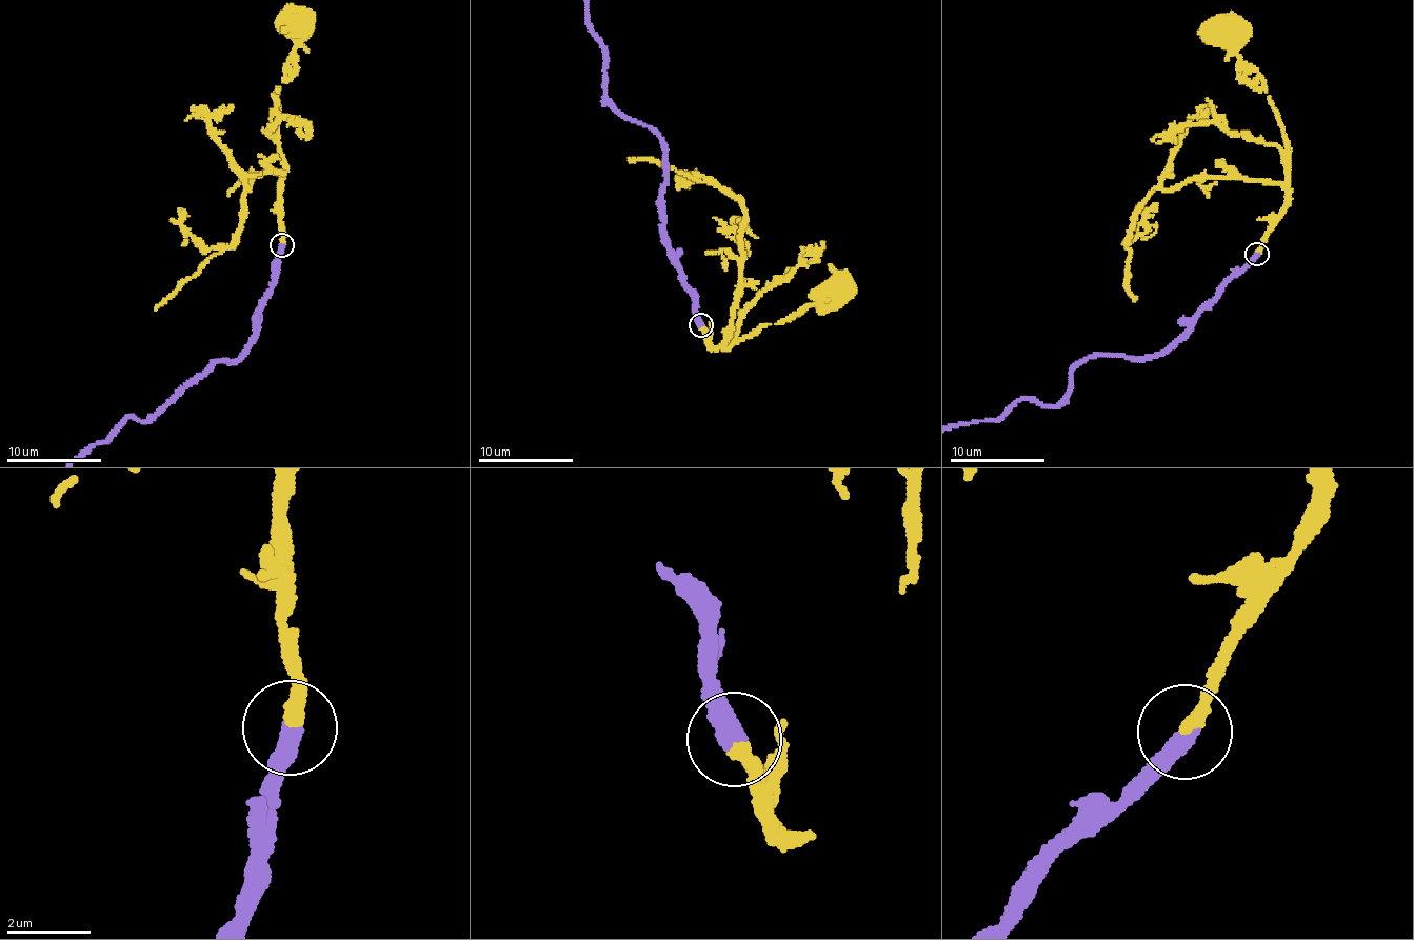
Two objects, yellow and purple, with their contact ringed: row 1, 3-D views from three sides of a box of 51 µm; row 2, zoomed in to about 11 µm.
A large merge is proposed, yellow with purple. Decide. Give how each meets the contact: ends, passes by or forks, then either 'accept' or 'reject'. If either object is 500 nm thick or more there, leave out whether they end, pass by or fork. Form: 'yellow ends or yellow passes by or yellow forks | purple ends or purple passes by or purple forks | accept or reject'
yellow ends | purple ends | accept

